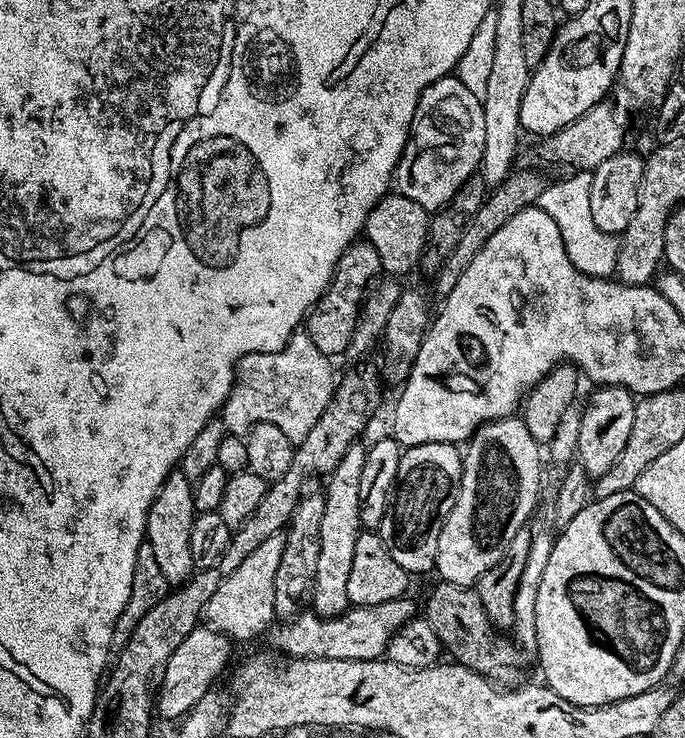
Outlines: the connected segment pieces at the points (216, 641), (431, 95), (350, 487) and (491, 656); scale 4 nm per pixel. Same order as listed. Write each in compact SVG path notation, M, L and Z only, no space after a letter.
M197 626L193 632L186 634L184 641L170 654L170 662L166 662L166 674L160 683L160 691L156 693L155 715L164 720L179 721L191 708L198 706L206 693L213 691L220 671L228 664L232 656L233 641L222 632L207 626Z
M456 74L428 84L414 110L412 129L396 167L395 191L429 210L448 204L464 183L477 175L482 162L482 146L486 142L483 109L481 100L462 84Z
M363 443L352 444L346 454L342 454L342 462L338 462L338 466L334 466L326 478L328 488L323 489L322 538L318 546L318 566L310 597L311 607L321 616L341 616L350 607L346 586L350 579L350 566L354 563L354 545L358 543L362 531L358 514L358 489L367 453L368 449Z
M443 582L437 585L429 594L428 601L422 604L422 616L430 622L430 626L434 626L434 634L438 634L447 655L449 652L452 655L449 657L455 663L482 674L497 685L519 685L525 679L523 678L525 653L517 647L514 639L493 626L475 587Z

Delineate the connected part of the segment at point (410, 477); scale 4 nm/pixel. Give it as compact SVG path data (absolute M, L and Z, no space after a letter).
M419 444L413 448L405 447L401 451L396 482L392 486L392 499L388 501L388 509L380 523L378 535L386 550L390 550L390 558L394 558L402 570L416 574L431 573L435 569L438 534L442 534L442 526L450 510L454 510L454 502L460 493L463 465L461 449L455 444Z

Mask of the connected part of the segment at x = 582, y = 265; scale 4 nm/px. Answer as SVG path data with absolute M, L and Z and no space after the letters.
M578 172L565 175L564 180L547 183L537 200L537 207L546 211L554 222L558 224L559 233L562 234L564 252L569 255L578 271L594 277L608 278L615 273L619 237L598 229L591 217L589 190L592 185L592 172Z

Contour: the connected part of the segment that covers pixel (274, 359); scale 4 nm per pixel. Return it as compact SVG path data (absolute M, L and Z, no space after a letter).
M304 330L293 332L282 350L246 354L236 363L236 381L222 409L228 435L245 437L254 425L274 422L293 442L306 438L336 391L338 376L332 373L332 364Z

